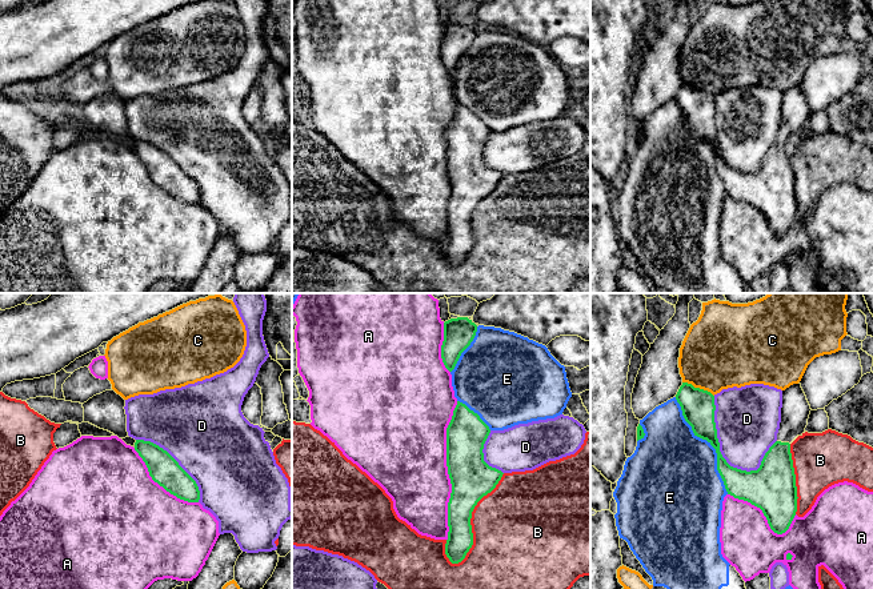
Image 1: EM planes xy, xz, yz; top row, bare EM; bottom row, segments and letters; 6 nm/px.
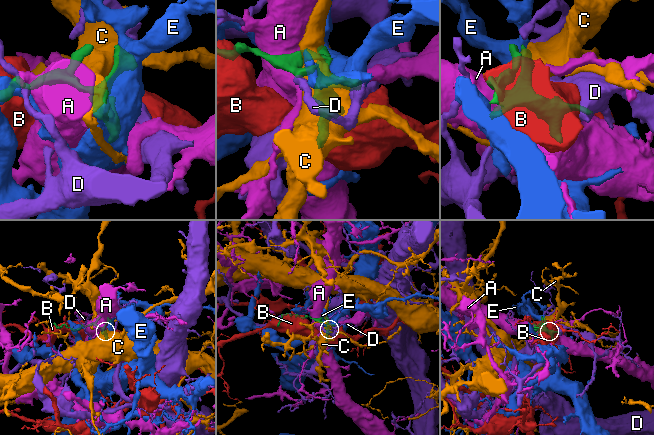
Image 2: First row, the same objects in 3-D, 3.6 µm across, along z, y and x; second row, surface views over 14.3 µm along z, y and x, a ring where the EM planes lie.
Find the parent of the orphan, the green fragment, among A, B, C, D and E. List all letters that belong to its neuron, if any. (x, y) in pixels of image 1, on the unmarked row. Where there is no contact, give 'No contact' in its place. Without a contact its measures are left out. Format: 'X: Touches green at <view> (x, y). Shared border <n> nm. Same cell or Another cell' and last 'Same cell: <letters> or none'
A: Touches green at xz (448, 172). Shared border 850 nm. Same cell
B: Touches green at xz (469, 223). Shared border 650 nm. Another cell
C: Touches green at yz (699, 89). Shared border 220 nm. Another cell
D: Touches green at yz (719, 145). Shared border 500 nm. Another cell
E: Touches green at yz (711, 145). Shared border 650 nm. Another cell
Same cell: A

